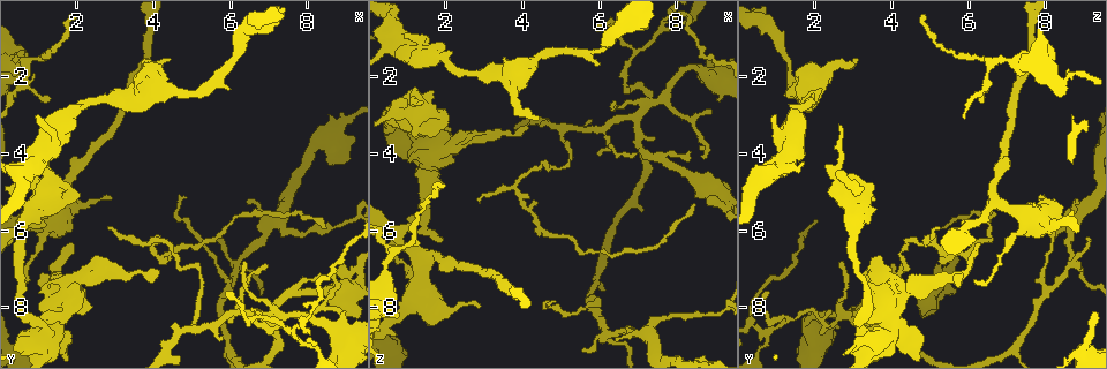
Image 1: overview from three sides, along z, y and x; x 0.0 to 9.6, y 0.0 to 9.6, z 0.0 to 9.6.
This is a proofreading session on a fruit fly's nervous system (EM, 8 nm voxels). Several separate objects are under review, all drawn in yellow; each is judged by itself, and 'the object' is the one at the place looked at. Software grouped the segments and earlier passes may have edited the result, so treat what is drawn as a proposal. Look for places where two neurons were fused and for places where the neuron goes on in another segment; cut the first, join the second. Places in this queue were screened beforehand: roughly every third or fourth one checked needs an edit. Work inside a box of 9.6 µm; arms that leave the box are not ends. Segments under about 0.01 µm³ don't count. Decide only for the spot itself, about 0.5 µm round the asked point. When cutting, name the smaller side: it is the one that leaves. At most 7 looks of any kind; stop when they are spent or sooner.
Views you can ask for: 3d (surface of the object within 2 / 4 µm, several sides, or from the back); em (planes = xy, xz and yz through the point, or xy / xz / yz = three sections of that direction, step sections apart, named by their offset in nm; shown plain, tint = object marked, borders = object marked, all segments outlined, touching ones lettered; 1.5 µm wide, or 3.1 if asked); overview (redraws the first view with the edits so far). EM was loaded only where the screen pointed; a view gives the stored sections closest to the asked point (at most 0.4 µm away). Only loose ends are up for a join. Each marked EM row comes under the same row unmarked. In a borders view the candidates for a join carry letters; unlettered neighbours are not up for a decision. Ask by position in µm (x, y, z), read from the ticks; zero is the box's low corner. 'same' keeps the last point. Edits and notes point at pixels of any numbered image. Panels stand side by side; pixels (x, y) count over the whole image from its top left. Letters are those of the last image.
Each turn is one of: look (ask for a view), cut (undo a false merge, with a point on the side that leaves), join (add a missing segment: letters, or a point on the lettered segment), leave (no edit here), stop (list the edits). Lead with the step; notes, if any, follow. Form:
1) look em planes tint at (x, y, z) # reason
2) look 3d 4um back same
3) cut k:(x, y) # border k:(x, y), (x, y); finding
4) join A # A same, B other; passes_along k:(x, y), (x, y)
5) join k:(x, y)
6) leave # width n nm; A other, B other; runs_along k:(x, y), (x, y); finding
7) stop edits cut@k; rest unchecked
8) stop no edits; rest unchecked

look em yz step 4 tint at (3.85, 6.35, 4.80) # arms part here

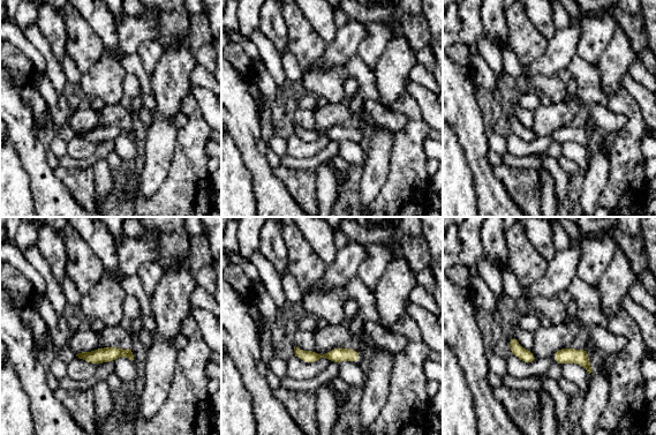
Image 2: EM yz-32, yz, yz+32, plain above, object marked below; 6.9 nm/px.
look em planes borders same # another direction

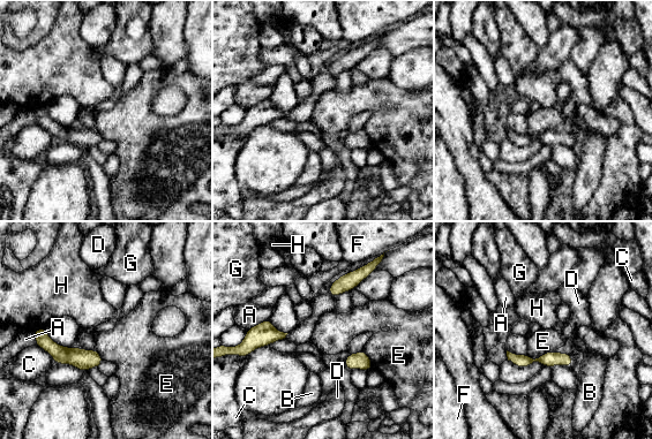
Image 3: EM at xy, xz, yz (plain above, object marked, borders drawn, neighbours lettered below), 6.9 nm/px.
leave # width 110 nm; A other, B other, C other, D other, E other, F other, G other, H other; border 3:(554, 350), (534, 358), (527, 355); continuous, no second neuron

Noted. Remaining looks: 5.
look 3d 2um at (0.85, 8.85, 4.15) # thick end

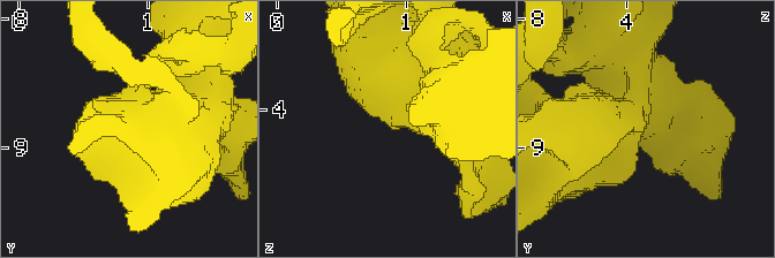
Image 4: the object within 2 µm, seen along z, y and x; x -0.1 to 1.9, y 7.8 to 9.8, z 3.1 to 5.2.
look em xz step 4 tint at (0.88, 8.82, 4.14)

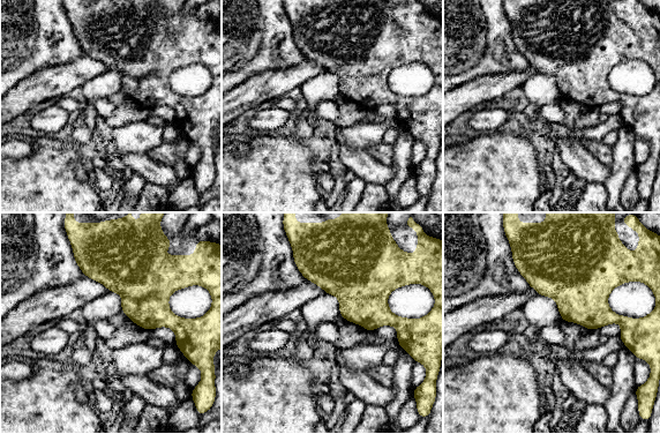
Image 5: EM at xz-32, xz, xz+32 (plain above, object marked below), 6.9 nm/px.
look em planes borders same

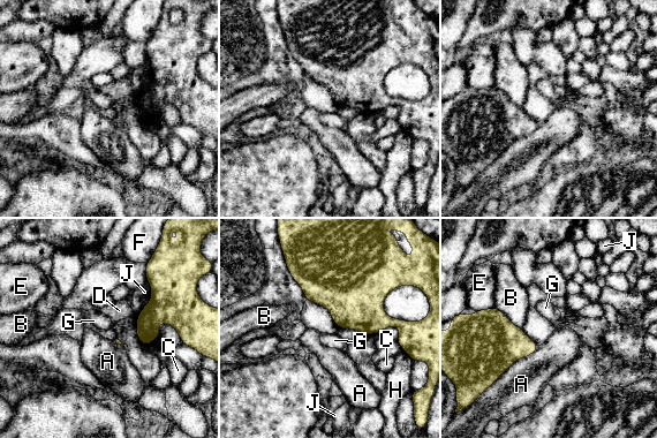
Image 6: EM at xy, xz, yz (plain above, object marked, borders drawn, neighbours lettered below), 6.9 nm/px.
leave # A other, B other, C other, D other, E other, F other, G other, H other, J other; border 6:(538, 346), (488, 387); no lettered segment goes on from it

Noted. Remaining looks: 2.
look em planes borders at (0.75, 2.20, 8.30) # free end

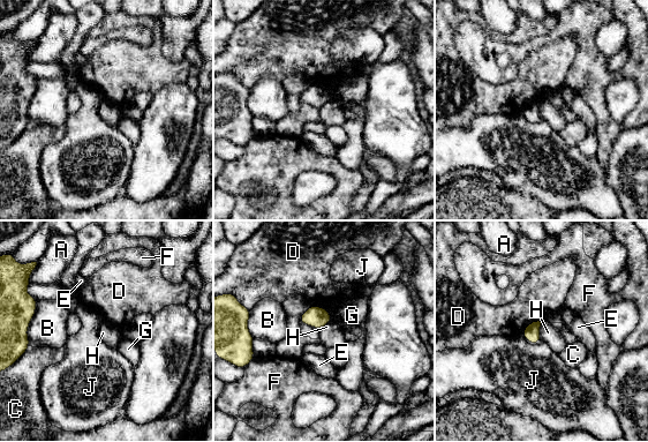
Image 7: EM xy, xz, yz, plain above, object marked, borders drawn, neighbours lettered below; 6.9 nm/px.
leave # A other, B other, C other, D other, E other, F other, G other, H other, J other; no lettered segment goes on from it

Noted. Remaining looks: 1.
stop no edits; rest unchecked

